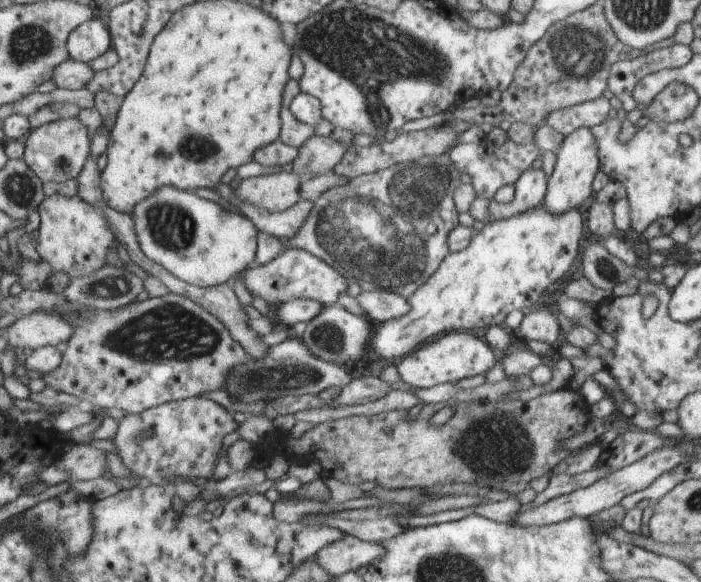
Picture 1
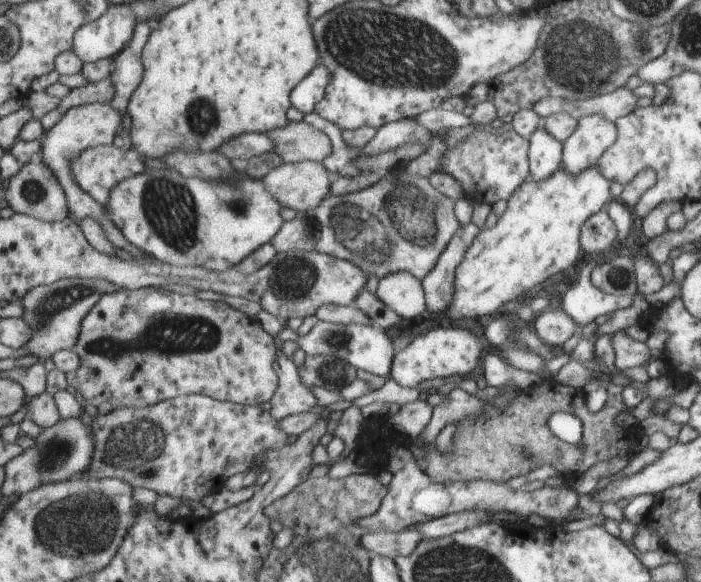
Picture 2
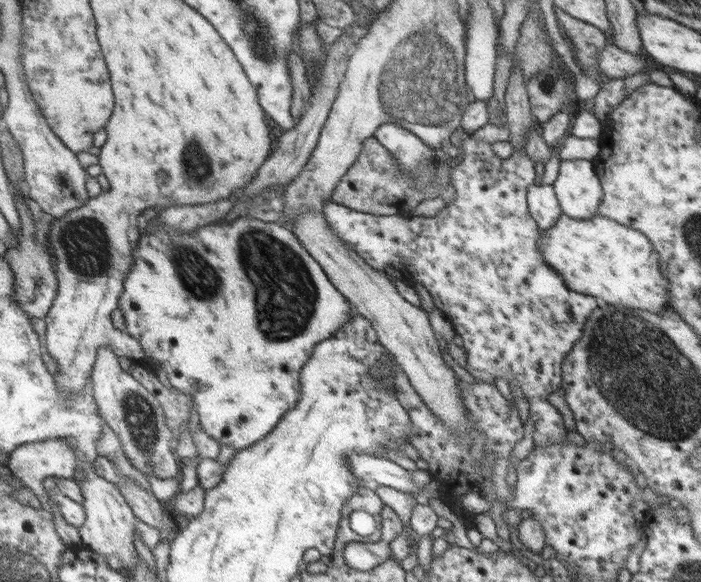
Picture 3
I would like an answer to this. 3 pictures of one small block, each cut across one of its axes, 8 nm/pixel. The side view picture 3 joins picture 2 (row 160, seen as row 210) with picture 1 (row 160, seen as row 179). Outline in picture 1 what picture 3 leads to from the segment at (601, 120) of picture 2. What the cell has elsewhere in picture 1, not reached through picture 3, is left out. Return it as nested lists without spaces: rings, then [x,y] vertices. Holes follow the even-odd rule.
[[[581,126],[562,138],[561,144],[554,154],[555,163],[548,176],[547,190],[542,204],[543,208],[547,208],[547,212],[563,214],[563,212],[570,211],[571,208],[583,206],[581,202],[591,194],[591,180],[597,172],[597,158],[600,158],[598,142],[589,128]]]

